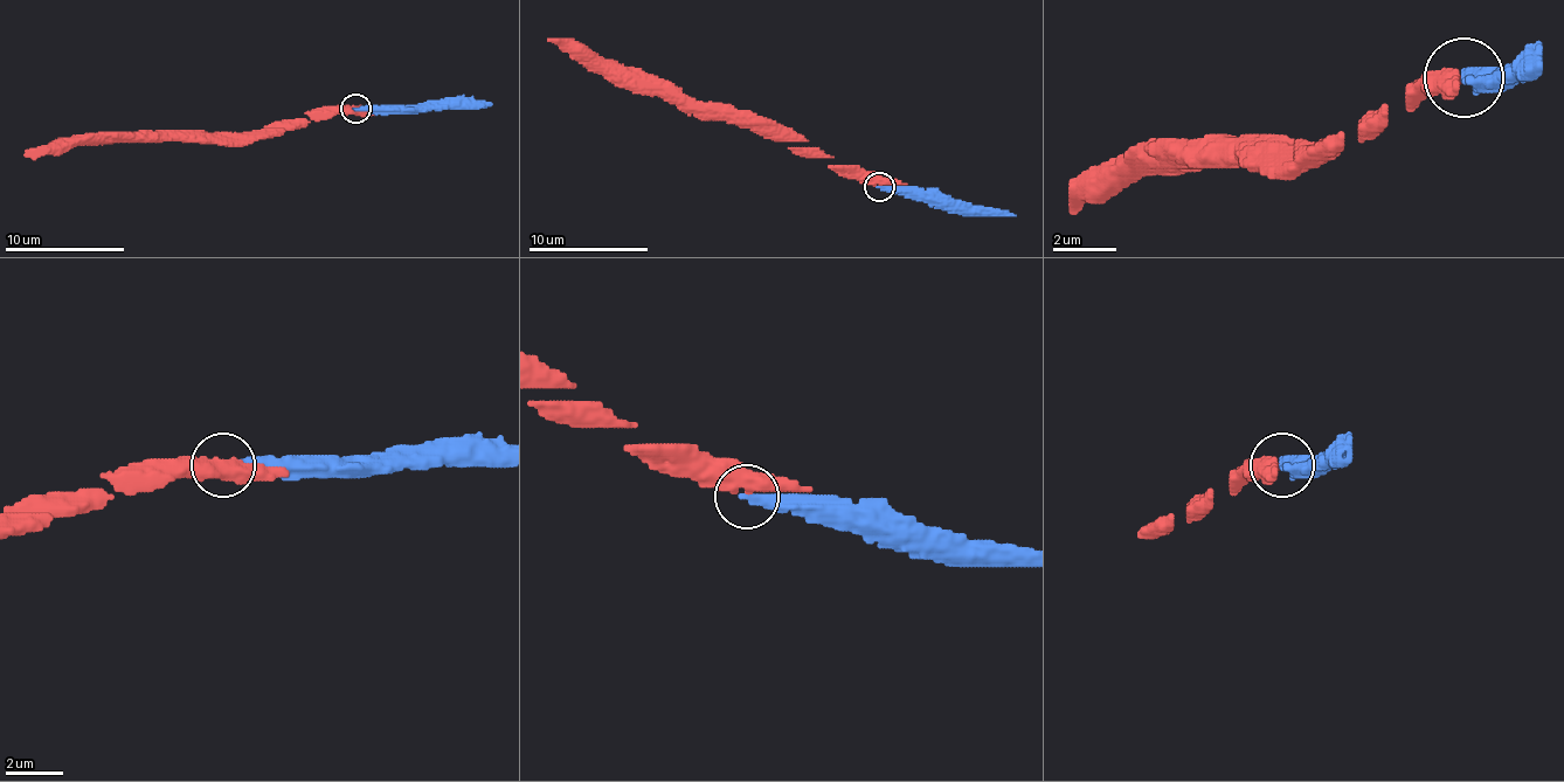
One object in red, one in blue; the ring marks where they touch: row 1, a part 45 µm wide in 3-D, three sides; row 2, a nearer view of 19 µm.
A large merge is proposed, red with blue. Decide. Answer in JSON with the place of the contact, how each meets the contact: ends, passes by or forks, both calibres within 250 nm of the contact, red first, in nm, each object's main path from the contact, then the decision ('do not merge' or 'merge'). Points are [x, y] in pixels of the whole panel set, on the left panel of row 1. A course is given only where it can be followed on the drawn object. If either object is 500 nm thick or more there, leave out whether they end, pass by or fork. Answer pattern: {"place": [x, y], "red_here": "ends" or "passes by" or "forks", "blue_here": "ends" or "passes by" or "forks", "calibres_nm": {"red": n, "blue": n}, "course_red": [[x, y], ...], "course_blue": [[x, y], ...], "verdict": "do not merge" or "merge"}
{"place": [355, 109], "calibres_nm": {"red": 500, "blue": 360}, "course_red": [[355, 109], [304, 112], [304, 118], [241, 133], [60, 139], [23, 154]], "course_blue": [[355, 109], [433, 109], [492, 103]], "verdict": "merge"}

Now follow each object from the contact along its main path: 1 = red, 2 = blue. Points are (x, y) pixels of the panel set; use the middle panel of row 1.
1: (879, 186), (751, 126), (618, 88), (547, 40)
2: (879, 186), (939, 189), (956, 201), (1016, 216)

